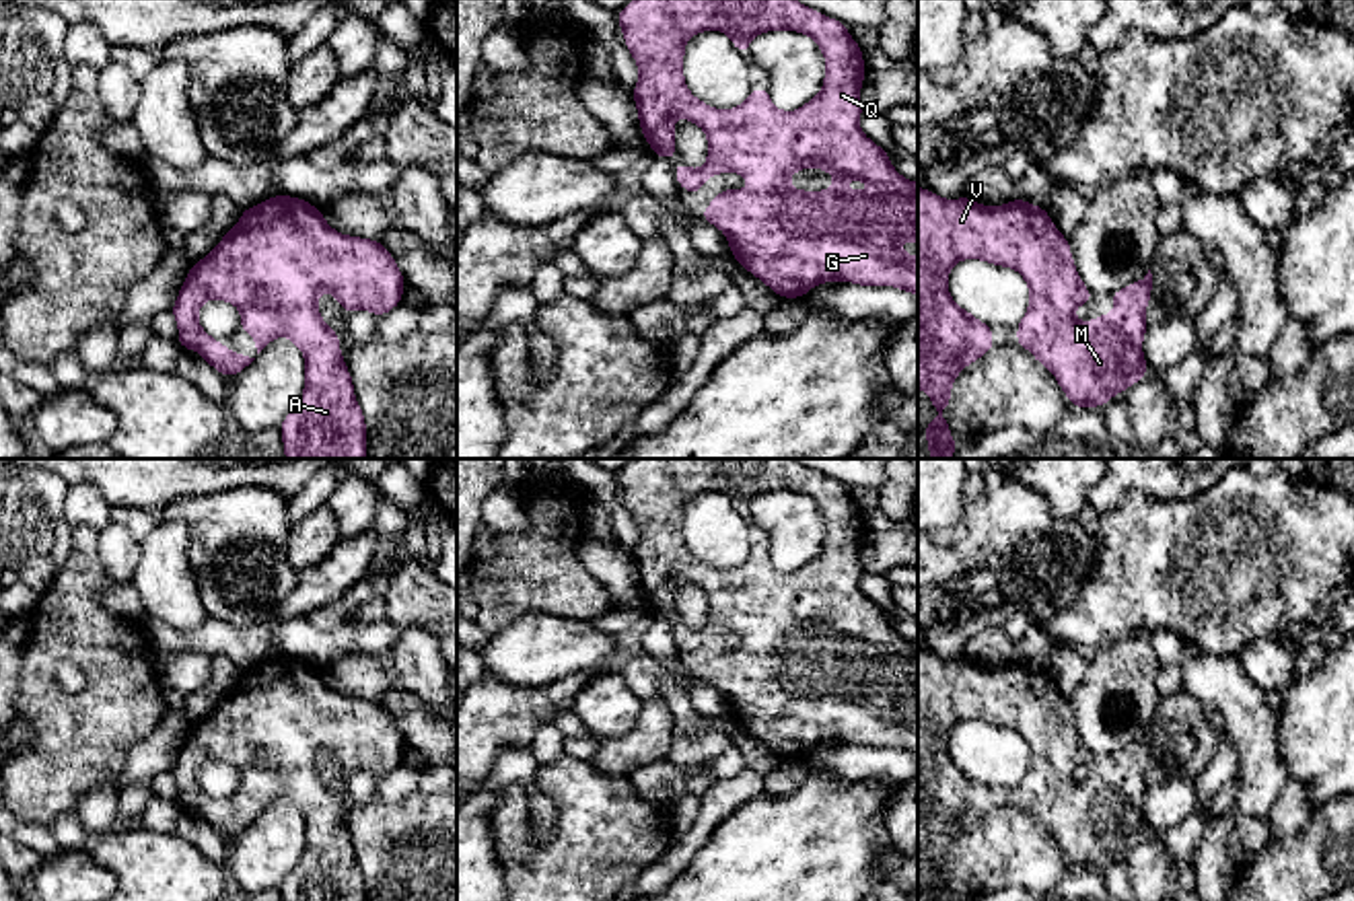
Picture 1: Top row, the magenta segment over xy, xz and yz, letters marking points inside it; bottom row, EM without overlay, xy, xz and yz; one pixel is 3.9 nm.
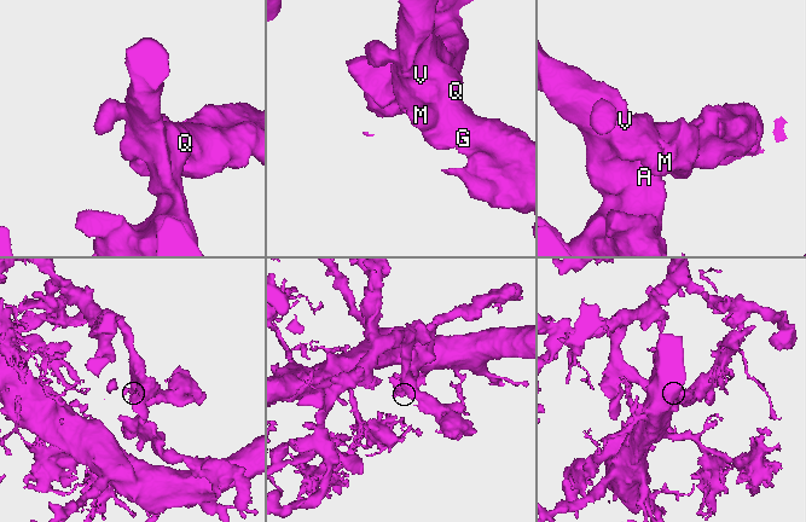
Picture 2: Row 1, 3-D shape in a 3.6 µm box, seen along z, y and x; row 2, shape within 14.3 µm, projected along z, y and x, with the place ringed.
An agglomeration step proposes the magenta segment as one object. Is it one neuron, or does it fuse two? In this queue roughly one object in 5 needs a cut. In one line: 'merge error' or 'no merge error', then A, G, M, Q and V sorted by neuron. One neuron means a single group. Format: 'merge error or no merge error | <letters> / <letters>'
no merge error | A G M Q V

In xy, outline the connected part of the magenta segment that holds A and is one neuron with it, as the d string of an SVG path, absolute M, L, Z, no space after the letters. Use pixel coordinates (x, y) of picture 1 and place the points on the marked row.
M278 193L243 210L237 226L224 232L222 241L202 261L191 263L171 313L179 327L177 344L202 354L226 379L245 370L255 358L224 348L200 327L198 313L206 300L226 300L241 311L241 329L255 339L257 354L278 335L288 337L305 356L305 391L278 428L286 459L368 459L366 422L354 395L350 370L342 358L340 335L321 319L317 298L321 292L331 292L346 315L350 311L370 311L381 317L401 302L403 288L405 278L381 241L342 235L307 200Z

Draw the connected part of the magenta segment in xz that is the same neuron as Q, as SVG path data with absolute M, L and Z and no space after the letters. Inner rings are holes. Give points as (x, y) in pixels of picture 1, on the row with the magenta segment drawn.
M632 0L617 12L623 41L638 64L640 80L630 91L638 107L642 138L654 156L675 163L675 181L687 193L700 193L712 175L737 171L751 189L722 189L700 214L726 235L731 255L782 298L803 298L823 282L858 286L893 286L918 298L918 257L899 249L899 241L918 243L918 183L899 175L885 148L866 138L858 125L860 88L866 76L862 47L848 27L796 0ZM722 31L739 53L749 51L755 35L798 31L809 35L825 56L823 88L796 111L780 111L768 88L751 88L743 105L714 109L696 99L683 78L685 43L696 33ZM675 117L700 125L708 138L702 169L675 160ZM817 167L833 175L833 187L805 191L790 187L790 175ZM848 179L868 181L870 191L850 191Z

